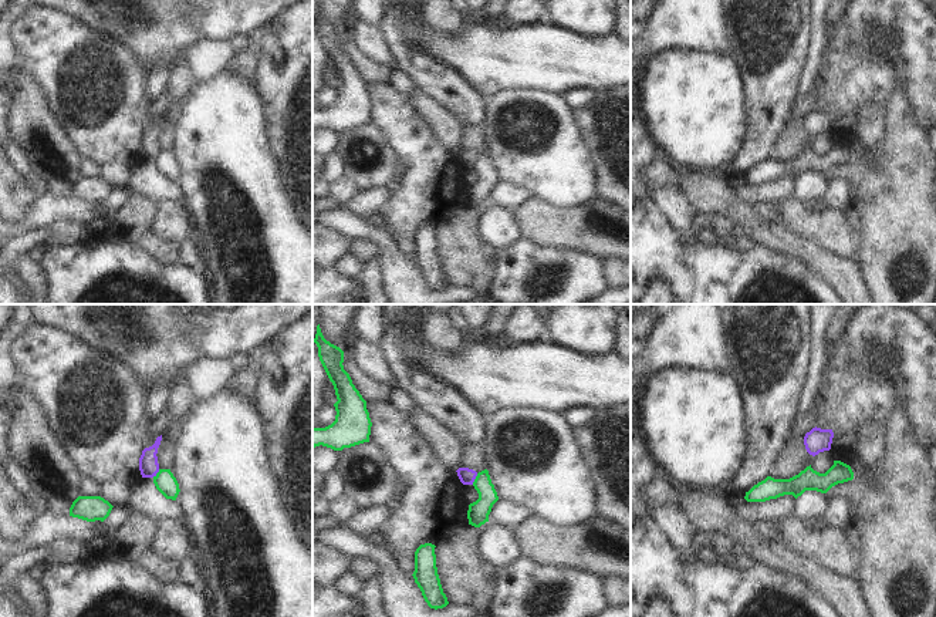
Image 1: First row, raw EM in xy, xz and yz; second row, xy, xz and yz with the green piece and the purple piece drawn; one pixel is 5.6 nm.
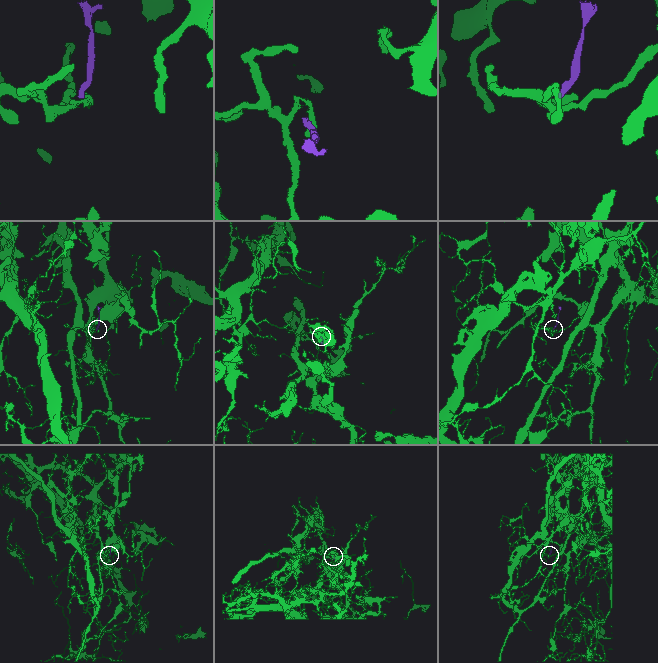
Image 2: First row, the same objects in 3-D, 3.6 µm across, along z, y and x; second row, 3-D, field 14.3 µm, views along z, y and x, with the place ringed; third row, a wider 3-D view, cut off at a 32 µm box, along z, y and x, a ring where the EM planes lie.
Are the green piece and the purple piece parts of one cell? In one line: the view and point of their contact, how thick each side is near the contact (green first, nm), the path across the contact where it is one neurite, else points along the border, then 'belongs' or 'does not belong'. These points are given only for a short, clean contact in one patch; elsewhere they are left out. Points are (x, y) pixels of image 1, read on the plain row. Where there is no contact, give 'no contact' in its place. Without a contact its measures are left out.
contact xz (475, 161); calibres 120 and 90 nm; border xz (477, 155), (472, 165); does not belong

